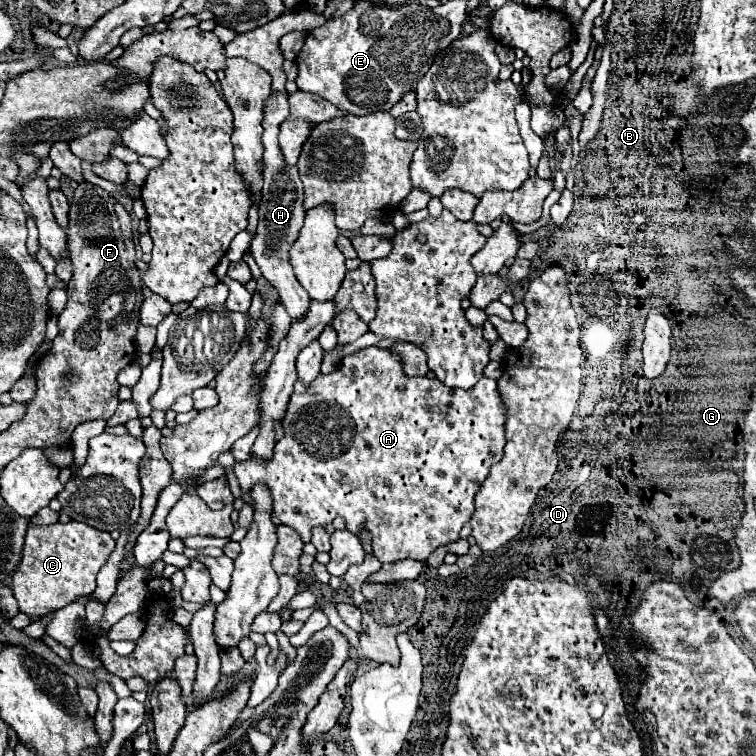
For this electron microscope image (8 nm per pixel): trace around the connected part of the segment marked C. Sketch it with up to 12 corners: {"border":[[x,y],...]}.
{"border":[[83,522],[31,526],[13,594],[39,618],[95,590],[115,548]]}

